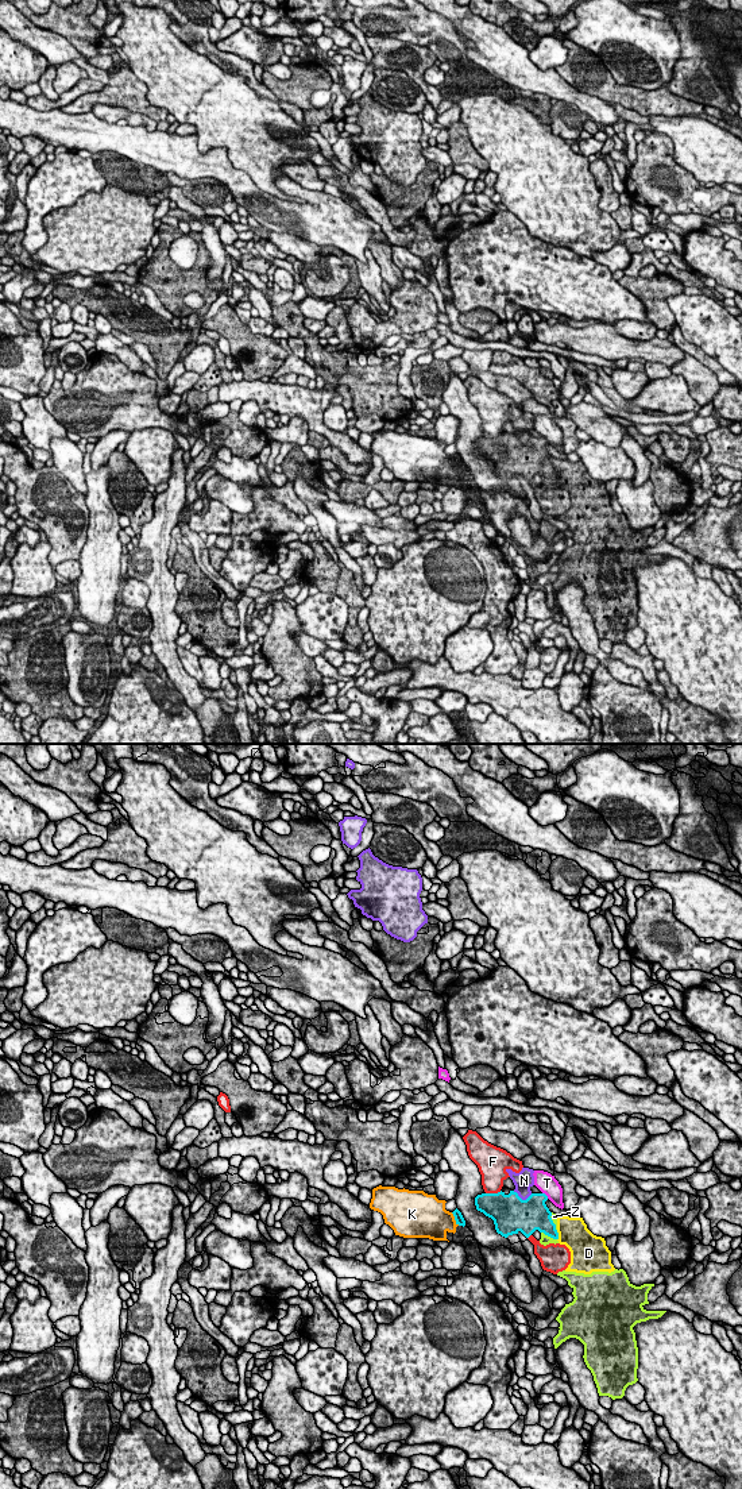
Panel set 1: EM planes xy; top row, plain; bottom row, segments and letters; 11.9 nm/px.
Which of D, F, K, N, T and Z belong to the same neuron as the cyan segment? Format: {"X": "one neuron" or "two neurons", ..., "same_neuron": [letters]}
{"D": "two neurons", "F": "two neurons", "K": "two neurons", "N": "two neurons", "T": "two neurons", "Z": "two neurons", "same_neuron": []}

